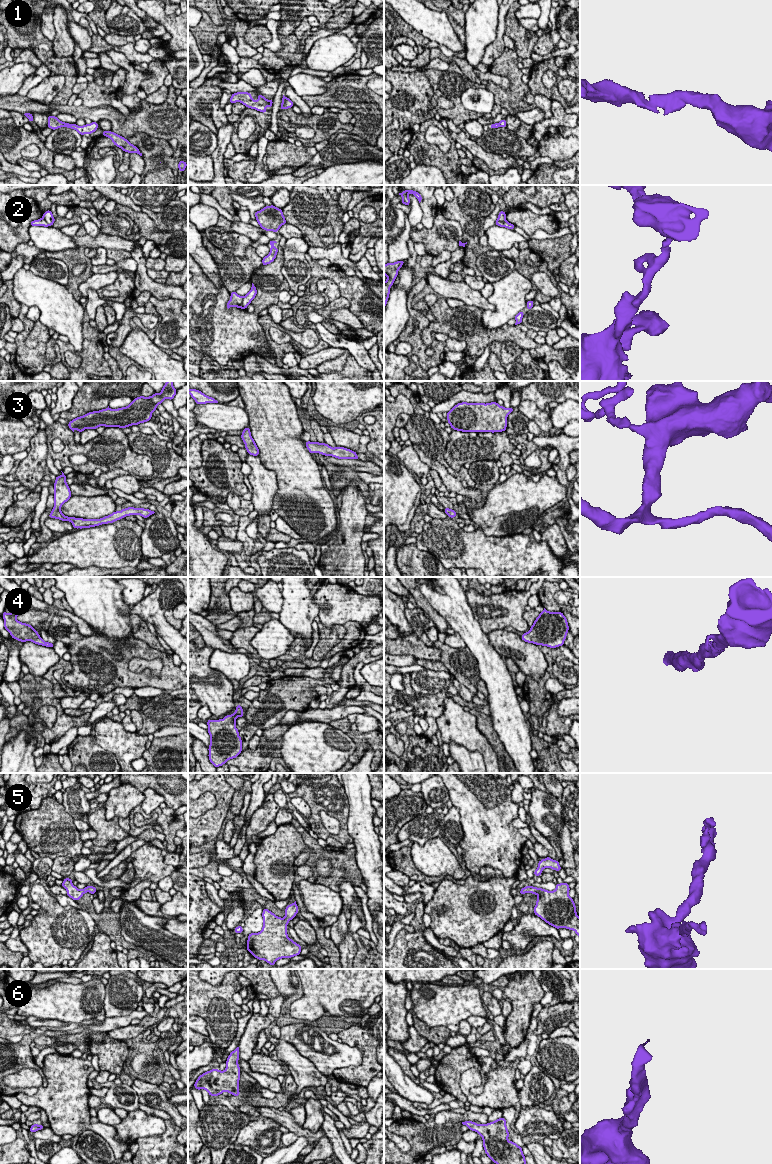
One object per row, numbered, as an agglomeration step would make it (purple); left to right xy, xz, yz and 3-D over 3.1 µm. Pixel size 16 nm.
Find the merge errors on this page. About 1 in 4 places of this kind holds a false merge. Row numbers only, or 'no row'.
2

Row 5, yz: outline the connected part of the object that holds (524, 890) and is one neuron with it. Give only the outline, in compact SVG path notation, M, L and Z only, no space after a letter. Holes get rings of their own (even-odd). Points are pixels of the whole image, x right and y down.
M557 883L556 889L548 891L534 886L525 886L519 893L537 895L534 914L556 929L574 930L580 937L580 917L577 915L573 898L569 896L568 883Z

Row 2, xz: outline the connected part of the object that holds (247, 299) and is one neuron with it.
M252 283L251 290L243 297L242 305L245 309L248 307L248 305L251 303L251 301L255 298L256 295L256 286Z

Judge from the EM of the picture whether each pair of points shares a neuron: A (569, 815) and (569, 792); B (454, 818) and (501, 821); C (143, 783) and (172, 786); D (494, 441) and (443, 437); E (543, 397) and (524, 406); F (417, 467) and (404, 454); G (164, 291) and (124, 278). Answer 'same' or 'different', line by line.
A: same
B: different
C: same
D: different
E: different
F: same
G: different

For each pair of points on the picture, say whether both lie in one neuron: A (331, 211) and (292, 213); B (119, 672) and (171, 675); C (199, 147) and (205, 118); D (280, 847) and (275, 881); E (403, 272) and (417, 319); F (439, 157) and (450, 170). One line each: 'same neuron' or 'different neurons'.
A: same neuron
B: same neuron
C: different neurons
D: same neuron
E: different neurons
F: same neuron

